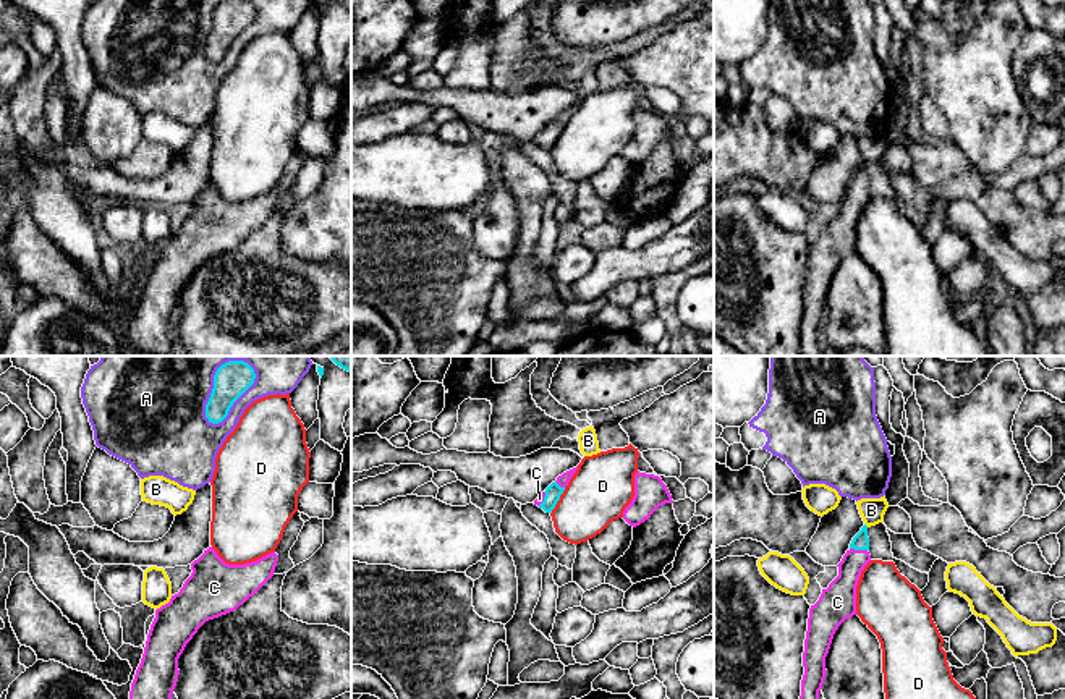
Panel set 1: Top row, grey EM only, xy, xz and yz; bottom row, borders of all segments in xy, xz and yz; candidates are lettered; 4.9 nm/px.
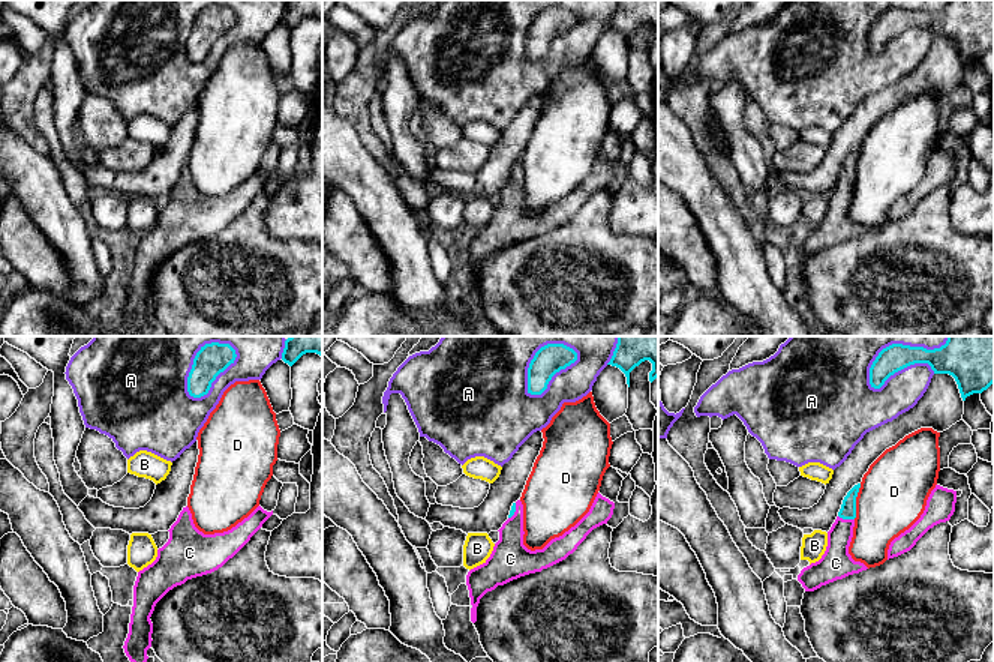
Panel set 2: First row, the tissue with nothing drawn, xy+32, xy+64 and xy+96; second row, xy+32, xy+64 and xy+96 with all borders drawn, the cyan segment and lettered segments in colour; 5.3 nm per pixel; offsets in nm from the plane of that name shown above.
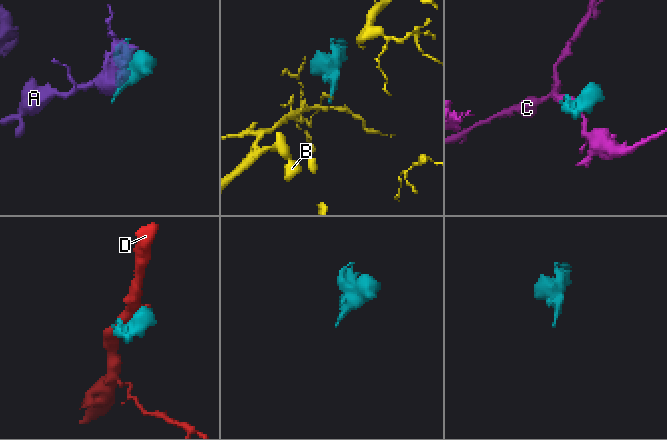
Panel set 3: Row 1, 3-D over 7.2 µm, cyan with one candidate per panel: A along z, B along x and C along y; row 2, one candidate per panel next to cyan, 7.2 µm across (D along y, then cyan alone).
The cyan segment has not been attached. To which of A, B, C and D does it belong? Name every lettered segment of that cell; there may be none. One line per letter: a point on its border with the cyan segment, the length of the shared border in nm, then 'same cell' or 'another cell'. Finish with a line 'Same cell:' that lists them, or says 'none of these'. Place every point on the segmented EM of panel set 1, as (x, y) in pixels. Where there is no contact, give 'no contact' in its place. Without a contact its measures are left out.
A: contact xy (241, 393); length 360 nm; another cell
B: no contact; another cell
C: contact yz (858, 549); length 90 nm; same cell
D: contact xz (559, 499); length 150 nm; another cell
Same cell: C

